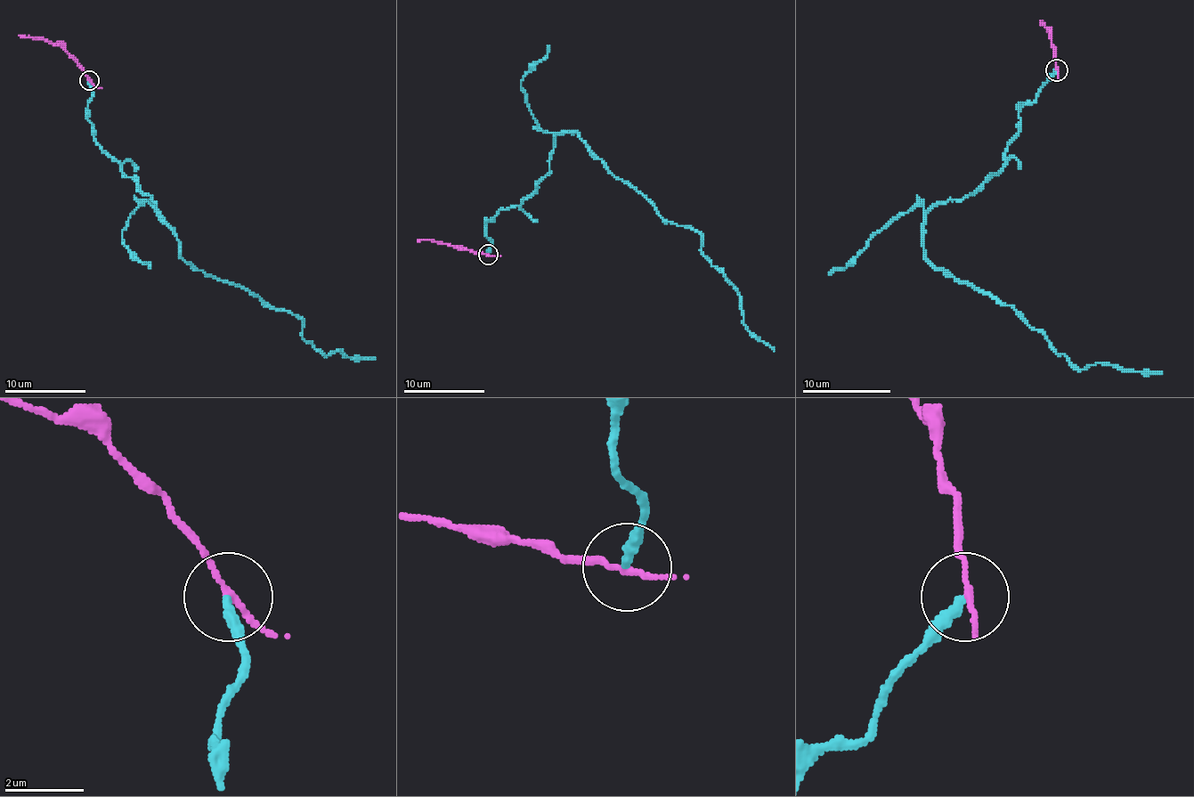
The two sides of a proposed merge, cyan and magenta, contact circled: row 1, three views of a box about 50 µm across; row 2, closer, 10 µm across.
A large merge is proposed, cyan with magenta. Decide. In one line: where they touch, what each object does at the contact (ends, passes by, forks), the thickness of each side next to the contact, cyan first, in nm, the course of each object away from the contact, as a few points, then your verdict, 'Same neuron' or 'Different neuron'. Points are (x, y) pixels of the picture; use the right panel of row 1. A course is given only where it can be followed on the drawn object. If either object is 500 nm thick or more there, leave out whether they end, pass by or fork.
Place: (1056, 69). At the ring cyan ends. At the ring magenta passes by. Thickness 280 nm (cyan) against 140 nm. Course of cyan: (1056, 69), (1020, 109), (1005, 164), (925, 215), (923, 255), (996, 296), (1077, 369), (1161, 373). Course of magenta: (1056, 69), (1056, 49), (1040, 23), (1043, 20). Different neuron

